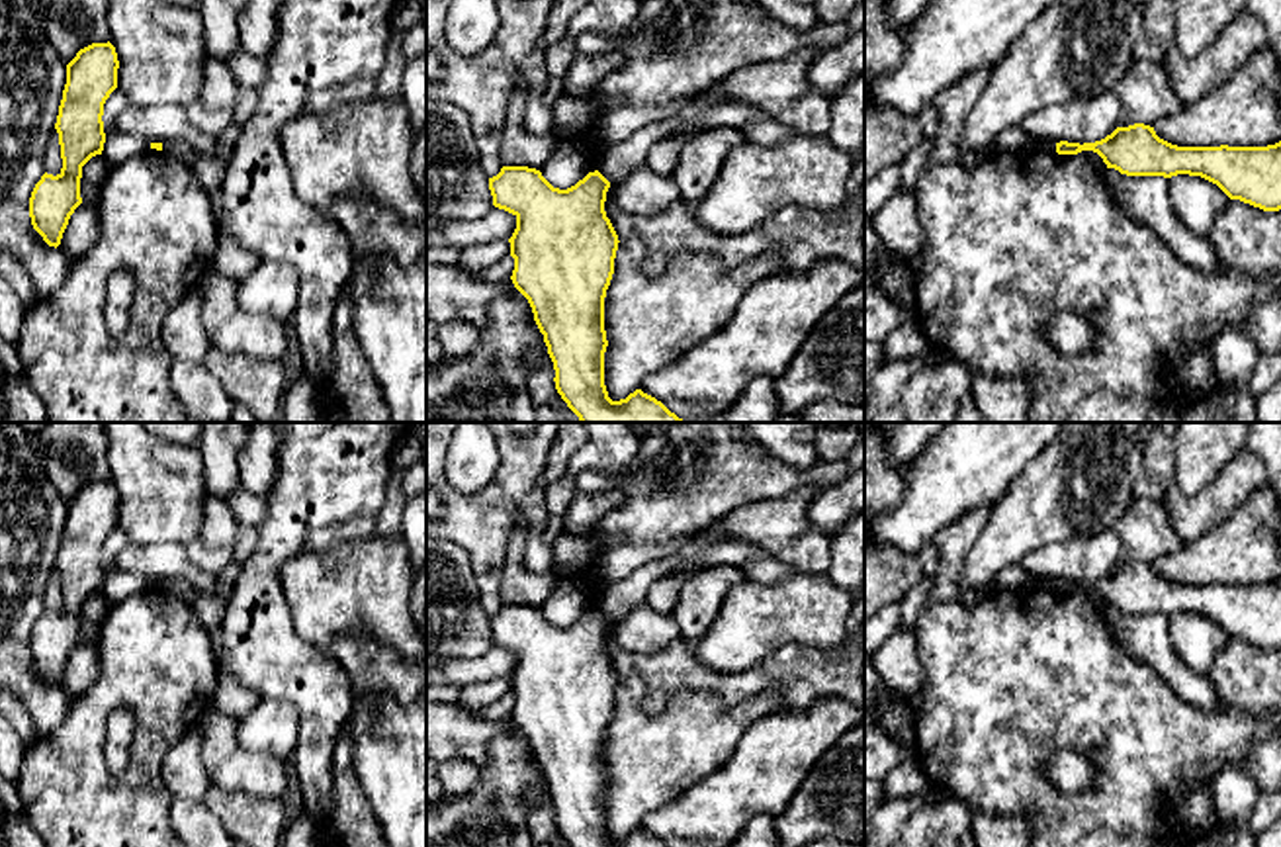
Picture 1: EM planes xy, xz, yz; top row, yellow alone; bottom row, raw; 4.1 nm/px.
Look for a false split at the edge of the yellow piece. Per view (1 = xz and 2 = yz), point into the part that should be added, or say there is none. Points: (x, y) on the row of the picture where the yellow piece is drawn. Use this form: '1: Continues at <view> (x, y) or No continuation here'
1: No continuation here
2: No continuation here

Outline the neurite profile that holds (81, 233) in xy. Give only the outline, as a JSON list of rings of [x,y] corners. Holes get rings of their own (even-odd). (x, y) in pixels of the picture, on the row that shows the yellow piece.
[[[80,203],[68,219],[68,225],[63,233],[61,248],[72,260],[82,256],[98,239],[98,213],[90,203]]]

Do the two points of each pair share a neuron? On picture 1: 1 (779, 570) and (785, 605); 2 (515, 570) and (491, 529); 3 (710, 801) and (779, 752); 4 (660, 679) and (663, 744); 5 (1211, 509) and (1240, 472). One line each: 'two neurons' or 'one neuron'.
1: two neurons
2: two neurons
3: one neuron
4: two neurons
5: one neuron

